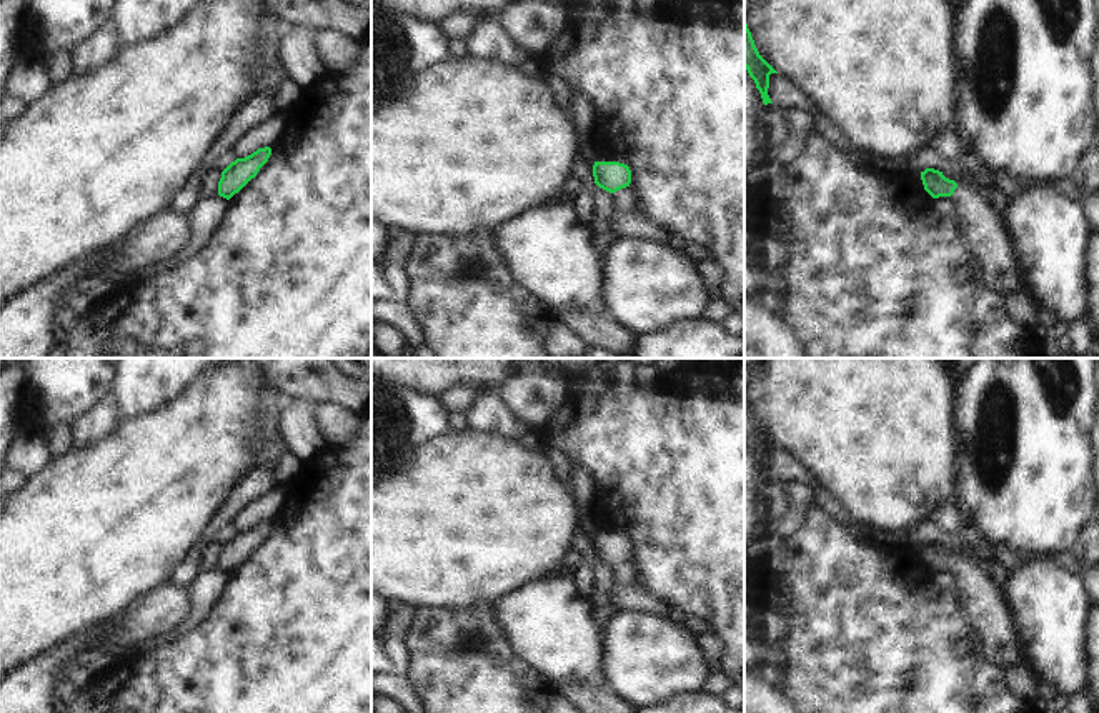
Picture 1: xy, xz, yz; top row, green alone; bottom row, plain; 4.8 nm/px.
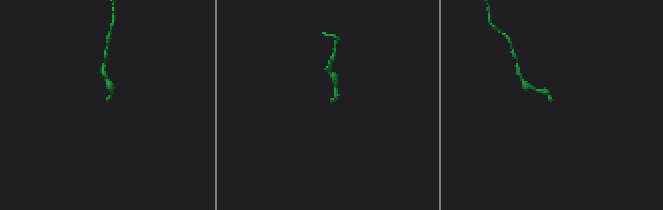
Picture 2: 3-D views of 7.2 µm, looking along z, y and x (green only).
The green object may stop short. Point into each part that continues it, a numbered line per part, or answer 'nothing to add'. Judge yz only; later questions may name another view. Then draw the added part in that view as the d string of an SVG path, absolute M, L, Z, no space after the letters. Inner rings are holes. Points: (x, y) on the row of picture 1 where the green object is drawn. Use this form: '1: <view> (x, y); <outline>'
1: yz (984, 229); M969 182L957 183L951 198L967 245L981 262L987 288L997 297L1022 292L1026 270L1017 258L1004 213Z

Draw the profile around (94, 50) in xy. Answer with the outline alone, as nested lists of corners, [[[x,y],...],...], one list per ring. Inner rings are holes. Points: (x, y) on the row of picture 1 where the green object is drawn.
[[[108,20],[70,50],[72,72],[83,73],[103,65],[118,47],[117,27]]]

